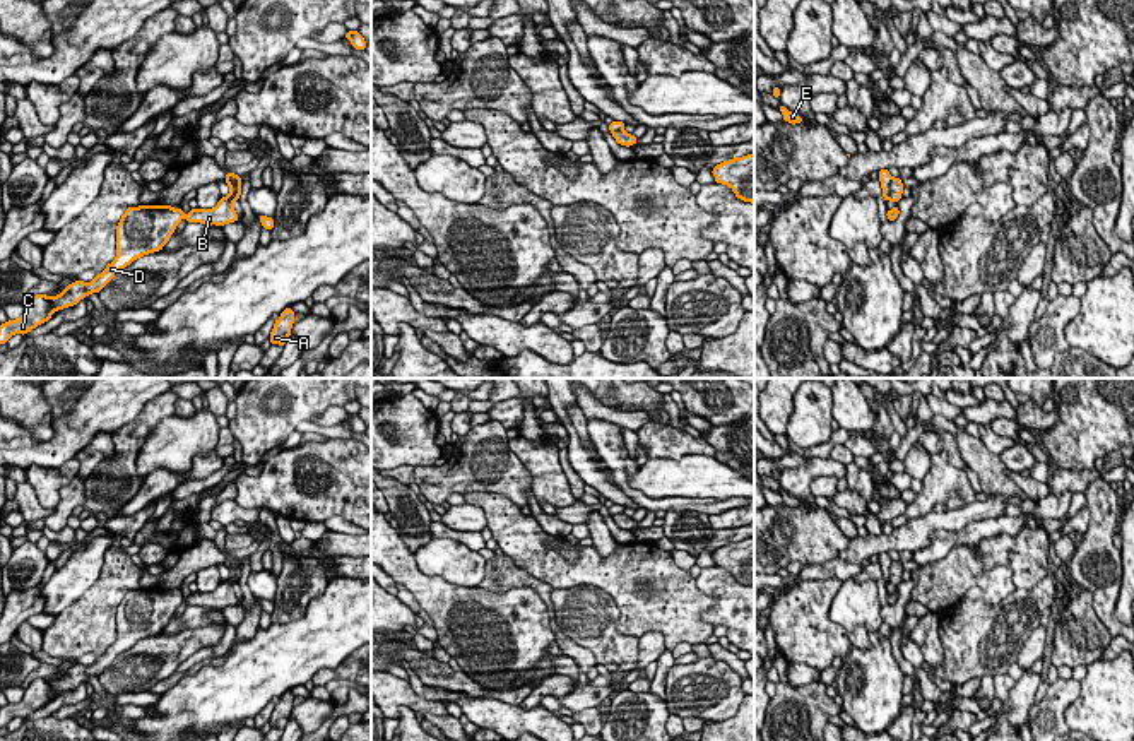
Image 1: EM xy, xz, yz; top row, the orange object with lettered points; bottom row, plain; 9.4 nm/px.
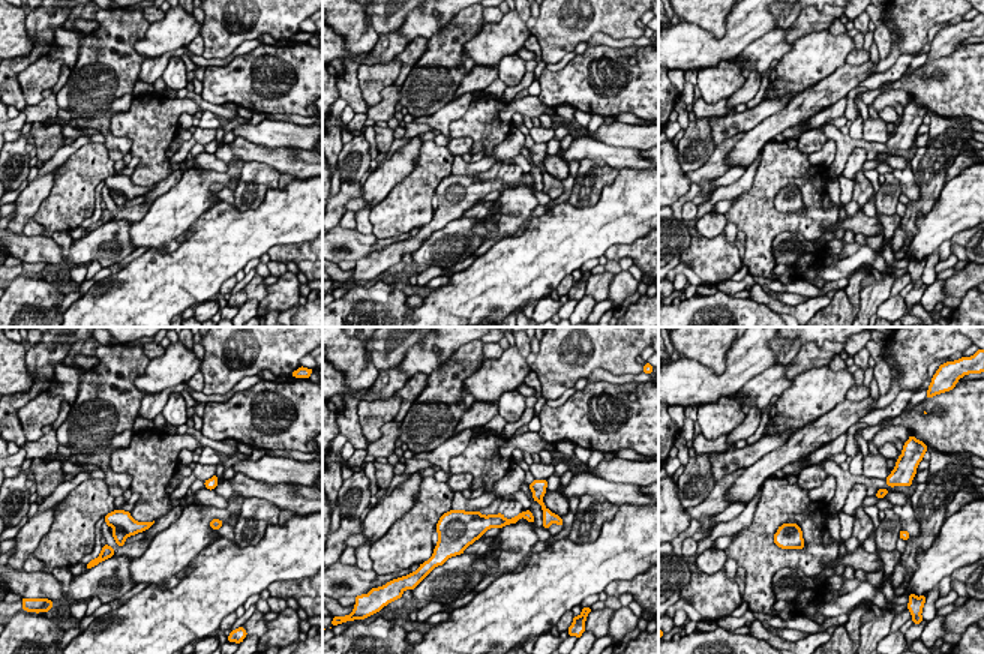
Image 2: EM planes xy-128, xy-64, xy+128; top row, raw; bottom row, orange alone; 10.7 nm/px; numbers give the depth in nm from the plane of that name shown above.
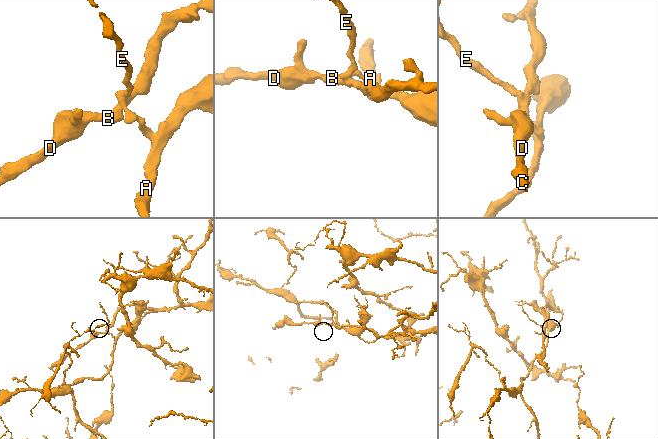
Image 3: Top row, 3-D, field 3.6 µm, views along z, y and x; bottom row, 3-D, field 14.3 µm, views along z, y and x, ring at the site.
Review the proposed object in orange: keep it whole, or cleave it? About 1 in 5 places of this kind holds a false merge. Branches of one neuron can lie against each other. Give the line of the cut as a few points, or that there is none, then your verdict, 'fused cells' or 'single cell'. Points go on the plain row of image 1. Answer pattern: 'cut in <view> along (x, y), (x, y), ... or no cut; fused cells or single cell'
cut in yz along (891, 560), (888, 582); fused cells

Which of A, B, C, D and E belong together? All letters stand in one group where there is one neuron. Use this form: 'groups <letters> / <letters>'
groups A E / B C D

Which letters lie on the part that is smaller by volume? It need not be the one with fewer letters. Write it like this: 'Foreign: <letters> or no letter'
Foreign: A, E

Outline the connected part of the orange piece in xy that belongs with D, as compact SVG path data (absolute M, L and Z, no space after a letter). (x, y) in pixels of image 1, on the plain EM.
M241 565L234 573L222 580L214 592L192 592L188 597L173 589L139 589L128 590L116 609L116 642L94 661L92 666L75 664L58 679L48 681L36 678L17 703L0 707L0 727L5 727L14 717L26 719L38 708L48 705L56 693L77 688L91 676L99 676L118 654L130 649L139 640L162 633L169 625L180 604L217 608L238 604L233 585L241 578Z

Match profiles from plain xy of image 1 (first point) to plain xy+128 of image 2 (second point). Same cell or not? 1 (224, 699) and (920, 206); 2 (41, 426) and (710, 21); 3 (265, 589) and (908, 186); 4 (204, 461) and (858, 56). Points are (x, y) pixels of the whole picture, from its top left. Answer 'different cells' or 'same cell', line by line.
1: different cells
2: same cell
3: same cell
4: same cell

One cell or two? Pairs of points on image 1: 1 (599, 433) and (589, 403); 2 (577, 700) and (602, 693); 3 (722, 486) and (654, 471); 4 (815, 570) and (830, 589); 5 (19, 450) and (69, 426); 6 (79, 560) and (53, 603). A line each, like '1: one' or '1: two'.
1: two
2: one
3: one
4: two
5: one
6: one

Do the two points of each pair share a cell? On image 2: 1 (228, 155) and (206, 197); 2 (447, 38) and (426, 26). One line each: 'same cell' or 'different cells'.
1: different cells
2: different cells

